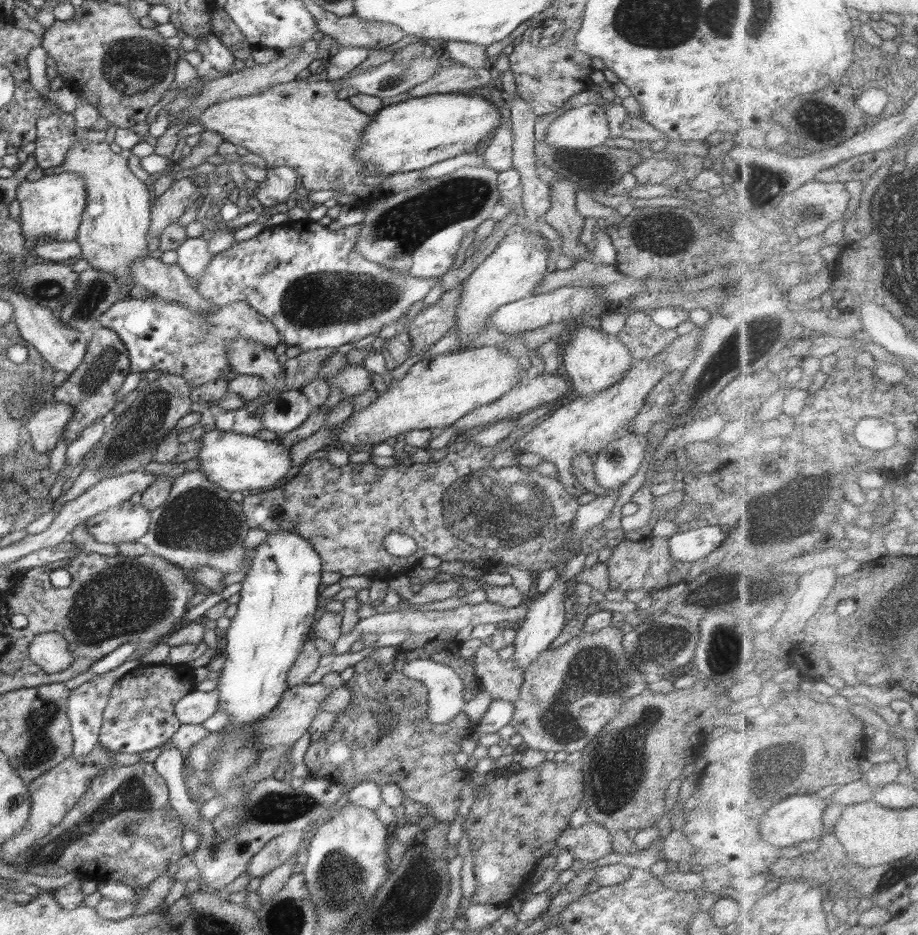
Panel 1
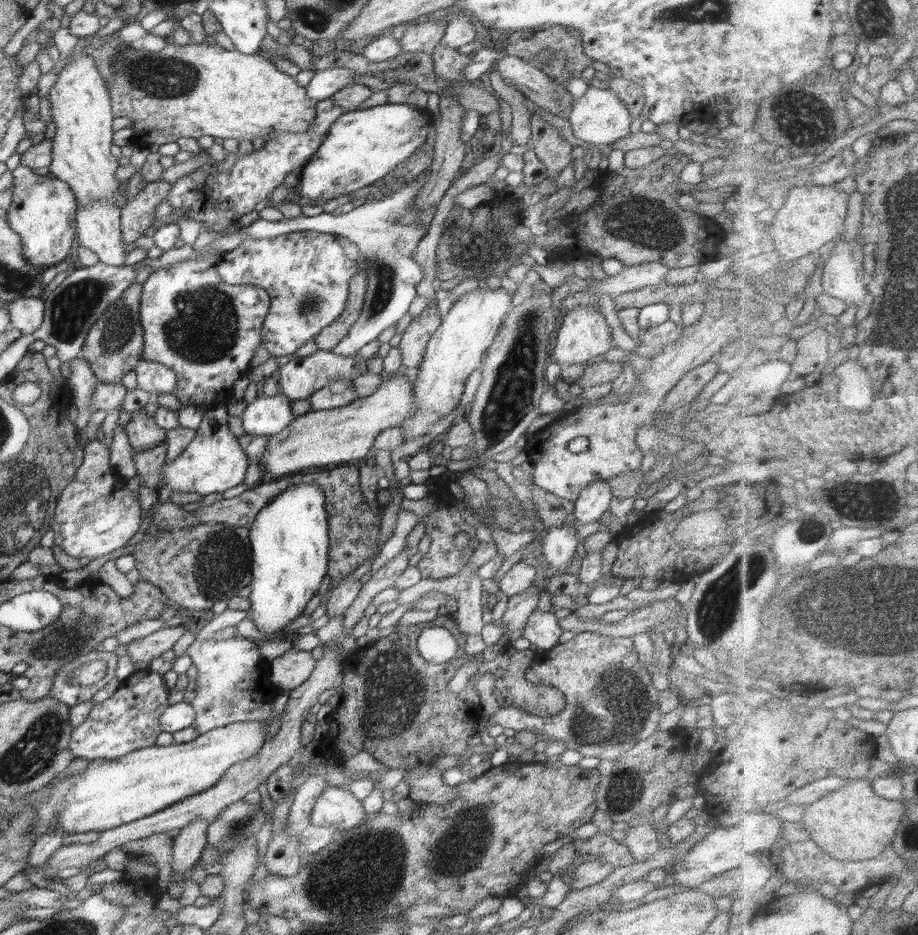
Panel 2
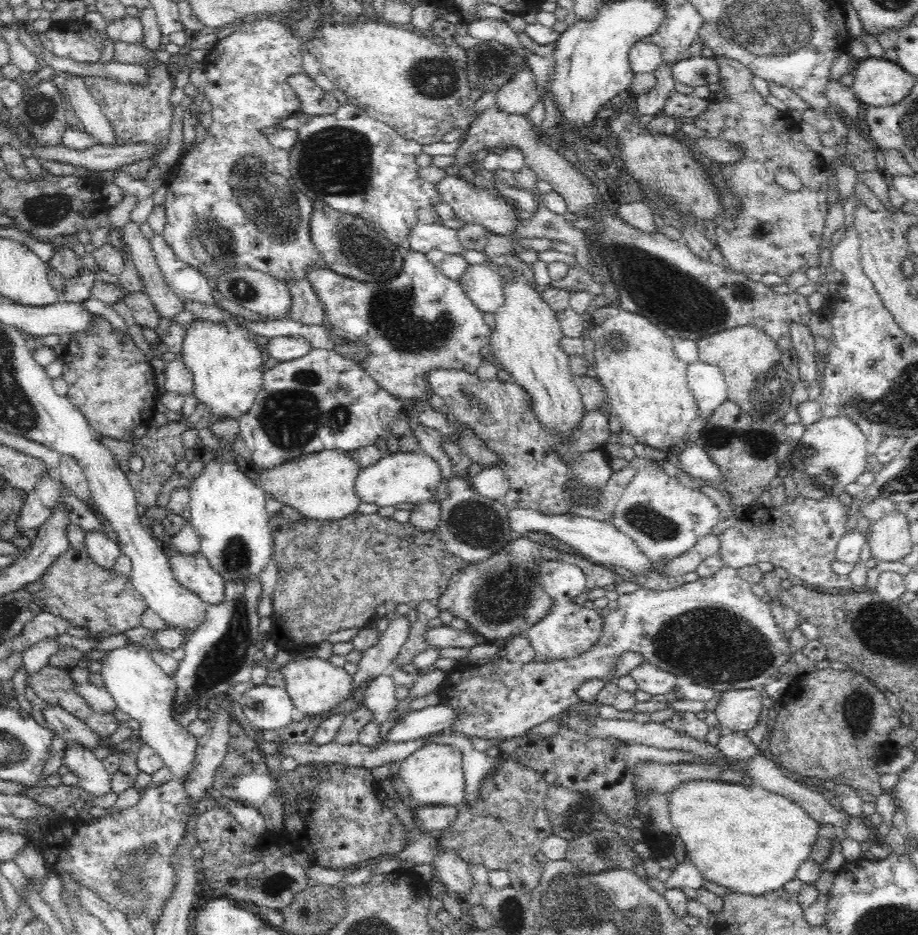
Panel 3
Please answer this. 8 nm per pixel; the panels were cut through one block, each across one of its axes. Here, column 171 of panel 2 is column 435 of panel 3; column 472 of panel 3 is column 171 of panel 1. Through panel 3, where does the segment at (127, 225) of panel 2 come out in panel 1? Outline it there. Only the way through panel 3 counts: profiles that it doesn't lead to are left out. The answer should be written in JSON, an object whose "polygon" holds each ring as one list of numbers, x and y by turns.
{"polygon":[[188,178,174,181,171,187,152,204,148,236,160,238,164,229,176,223,201,194,203,192,199,186,193,184]]}

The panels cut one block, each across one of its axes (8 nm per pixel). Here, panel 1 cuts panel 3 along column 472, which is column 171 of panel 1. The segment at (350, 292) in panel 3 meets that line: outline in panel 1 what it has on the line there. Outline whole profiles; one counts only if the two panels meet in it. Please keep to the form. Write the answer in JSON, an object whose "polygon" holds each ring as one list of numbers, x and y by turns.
{"polygon":[[150,294,145,300,128,296,109,306,98,317,97,324,118,334,128,352,132,372,159,370,177,374,196,388,210,380,223,378,231,371,228,344,232,340,252,340,272,350,280,343,272,321,256,312,248,302,237,300,220,306,211,302,211,305,211,310,191,310]]}

